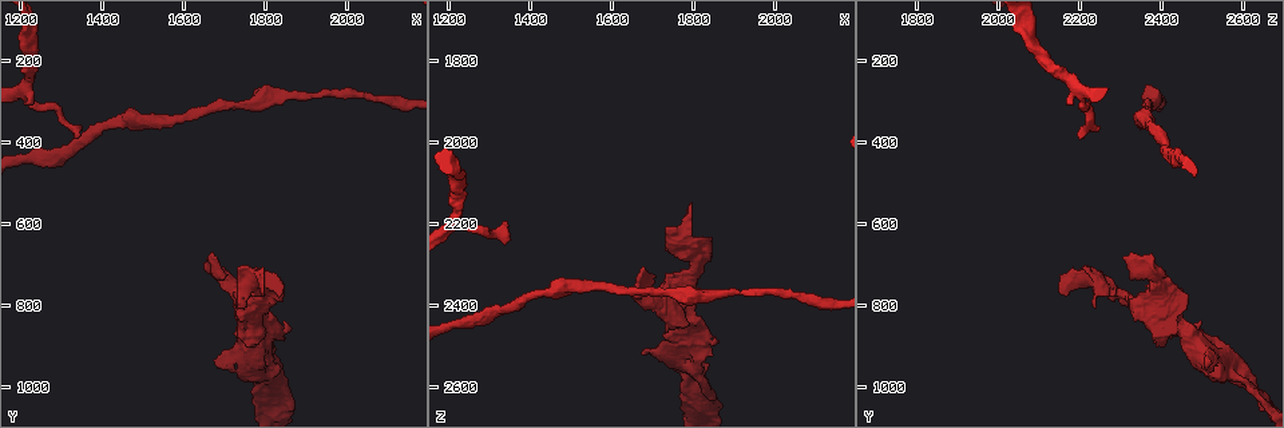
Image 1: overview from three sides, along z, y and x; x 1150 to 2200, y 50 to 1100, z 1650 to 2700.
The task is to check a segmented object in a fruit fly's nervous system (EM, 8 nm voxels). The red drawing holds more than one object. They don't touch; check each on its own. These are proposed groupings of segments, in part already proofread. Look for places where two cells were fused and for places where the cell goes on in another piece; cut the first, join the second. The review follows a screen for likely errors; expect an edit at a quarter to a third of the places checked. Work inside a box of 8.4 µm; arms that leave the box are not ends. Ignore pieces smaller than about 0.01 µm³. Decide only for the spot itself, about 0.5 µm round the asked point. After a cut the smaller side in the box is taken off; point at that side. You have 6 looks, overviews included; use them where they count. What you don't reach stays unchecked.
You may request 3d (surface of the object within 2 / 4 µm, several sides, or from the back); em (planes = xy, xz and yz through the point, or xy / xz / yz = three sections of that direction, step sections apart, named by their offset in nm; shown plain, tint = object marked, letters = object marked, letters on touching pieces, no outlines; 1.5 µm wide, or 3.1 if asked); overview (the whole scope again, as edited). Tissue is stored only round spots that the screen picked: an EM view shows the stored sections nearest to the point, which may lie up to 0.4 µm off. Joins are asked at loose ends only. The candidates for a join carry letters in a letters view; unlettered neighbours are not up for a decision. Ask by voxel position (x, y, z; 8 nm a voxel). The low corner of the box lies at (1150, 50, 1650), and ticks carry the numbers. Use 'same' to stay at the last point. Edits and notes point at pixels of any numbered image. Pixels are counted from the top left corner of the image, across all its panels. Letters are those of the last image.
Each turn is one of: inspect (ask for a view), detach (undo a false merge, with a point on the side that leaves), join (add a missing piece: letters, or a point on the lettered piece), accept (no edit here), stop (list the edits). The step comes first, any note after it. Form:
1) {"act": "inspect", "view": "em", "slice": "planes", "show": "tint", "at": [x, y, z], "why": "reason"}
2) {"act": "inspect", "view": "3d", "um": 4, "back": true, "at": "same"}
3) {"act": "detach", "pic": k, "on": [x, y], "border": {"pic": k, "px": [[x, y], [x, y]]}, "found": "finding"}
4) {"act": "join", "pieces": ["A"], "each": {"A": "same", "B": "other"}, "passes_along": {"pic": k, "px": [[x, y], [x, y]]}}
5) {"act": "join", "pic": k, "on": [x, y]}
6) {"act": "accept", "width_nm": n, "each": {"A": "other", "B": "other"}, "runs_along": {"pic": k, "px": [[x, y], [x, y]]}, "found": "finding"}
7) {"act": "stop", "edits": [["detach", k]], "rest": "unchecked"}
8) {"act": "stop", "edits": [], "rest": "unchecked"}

{"act": "inspect", "view": "em", "slice": "xz", "step": 4, "show": "tint", "at": [1735, 810, 2240], "why": "branch stops here"}

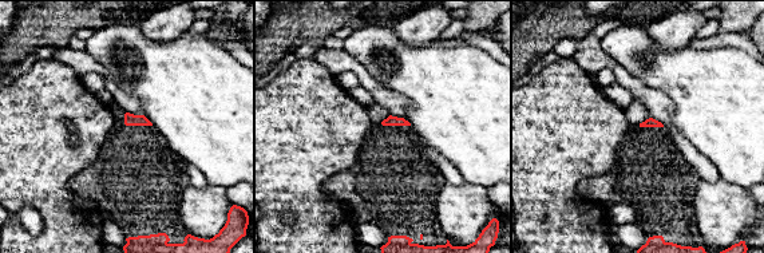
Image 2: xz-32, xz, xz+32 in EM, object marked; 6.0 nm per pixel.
{"act": "inspect", "view": "em", "slice": "planes", "show": "letters", "at": "same"}

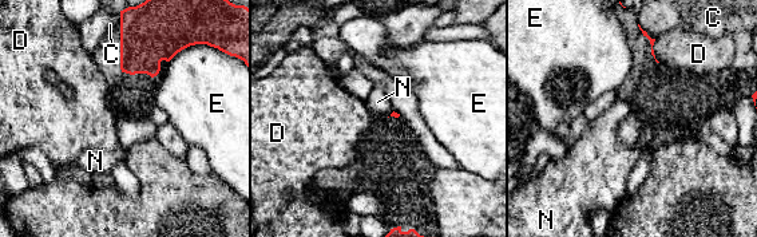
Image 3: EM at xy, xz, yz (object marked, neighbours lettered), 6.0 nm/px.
{"act": "accept", "each": {"C": "other", "D": "other", "E": "other", "N": "other"}, "border": {"pic": 3, "px": [[654, 39], [654, 56], [660, 62]]}, "found": "no lettered piece goes on from it"}

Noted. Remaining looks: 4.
{"act": "inspect", "view": "3d", "um": 4, "back": true, "at": [1765, 940, 2515], "why": "thick turns thin"}

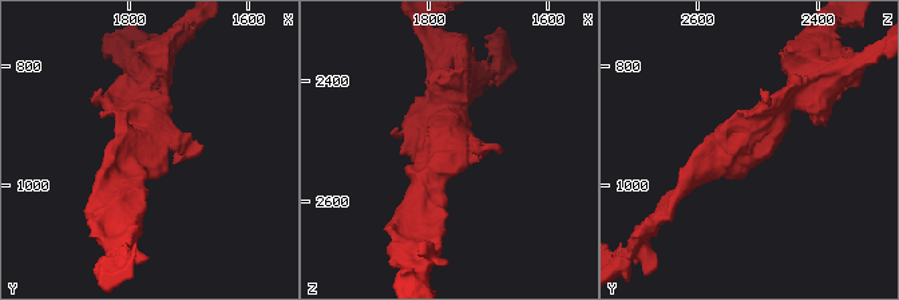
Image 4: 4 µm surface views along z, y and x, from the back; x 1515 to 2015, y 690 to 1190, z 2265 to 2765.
{"act": "inspect", "view": "em", "slice": "xz", "step": 8, "show": "letters", "at": [1770, 935, 2520]}

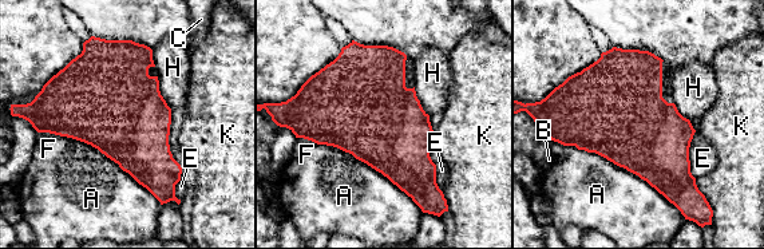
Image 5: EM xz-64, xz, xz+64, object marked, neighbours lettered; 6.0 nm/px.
{"act": "accept", "width_nm": 440, "longest_contact_nm": ["A", 650], "each": {"A": "other", "B": "other", "C": "other", "E": "other", "F": "other", "H": "other", "K": "other"}, "found": "all the same cell"}

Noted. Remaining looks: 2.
{"act": "stop", "edits": [], "rest": "unchecked"}

